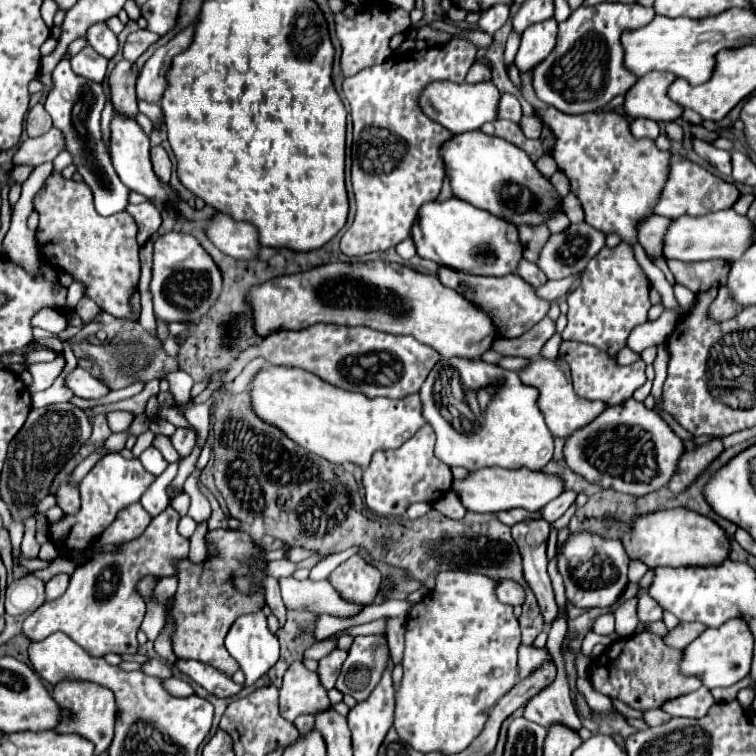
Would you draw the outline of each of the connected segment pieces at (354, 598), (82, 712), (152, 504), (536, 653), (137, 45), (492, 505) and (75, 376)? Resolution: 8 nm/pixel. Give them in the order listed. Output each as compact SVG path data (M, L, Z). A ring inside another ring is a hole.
M352 555L330 573L328 581L344 601L366 607L376 599L382 575L378 567L368 563L362 555Z
M62 679L58 681L58 685L54 685L52 691L54 699L58 699L60 705L64 705L64 709L70 709L70 713L74 713L72 721L74 723L64 723L58 725L58 733L78 733L82 737L86 737L88 741L92 741L96 745L96 755L100 755L114 737L114 721L116 721L116 703L114 703L114 693L108 687L96 685L92 681L82 681L82 679Z
M179 458L176 463L170 463L170 465L166 467L166 471L164 471L162 475L158 475L156 481L152 483L152 487L142 495L140 503L142 503L142 507L144 507L152 517L158 515L158 511L160 511L158 507L168 505L168 493L166 493L166 489L168 489L168 485L170 485L170 481L174 479L180 462L181 458Z
M520 645L518 647L518 667L520 667L520 677L524 679L528 673L532 673L536 667L542 665L542 661L548 659L548 649L536 649L530 645Z
M138 29L136 33L130 33L126 43L124 43L124 49L122 49L122 55L126 61L134 63L154 41L158 39L156 33L150 33L148 29Z
M486 467L472 471L464 481L454 481L452 491L460 493L462 505L466 505L468 511L476 513L496 513L496 511L508 511L508 509L526 509L530 513L542 509L548 501L560 497L564 493L564 479L554 473L544 471L530 471L526 467L520 469L500 469L500 467Z
M76 367L70 375L68 375L68 387L82 399L94 399L94 397L106 397L110 387L104 385L102 381L94 379L90 373L82 375L82 369Z

